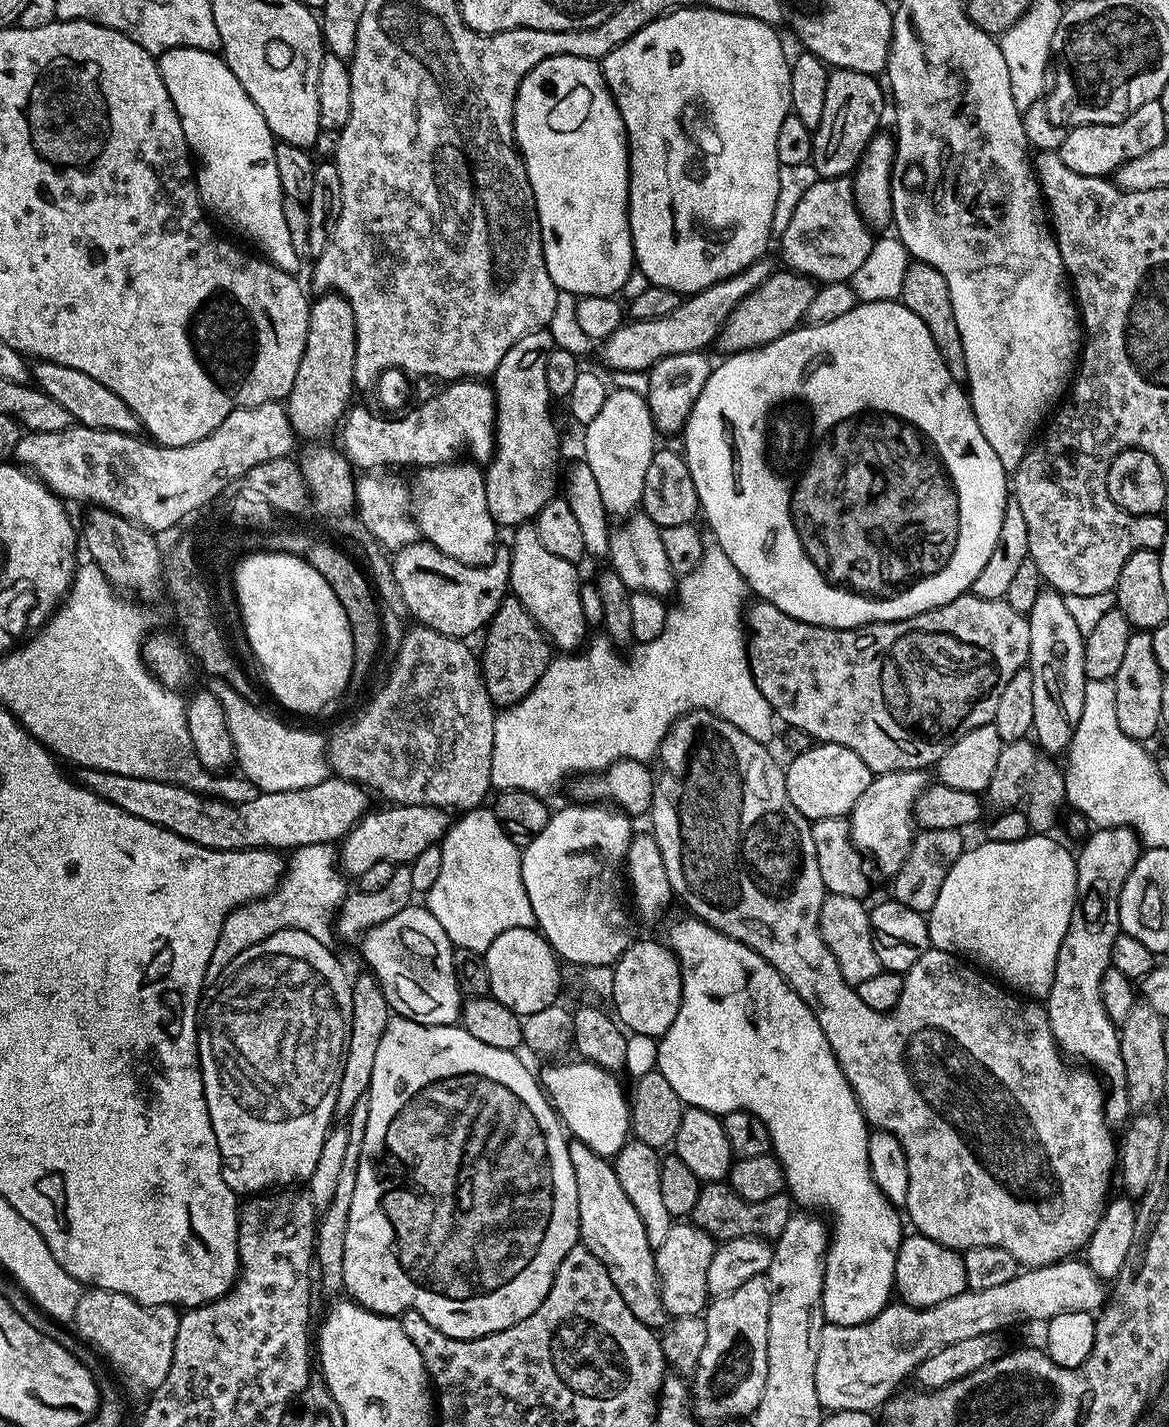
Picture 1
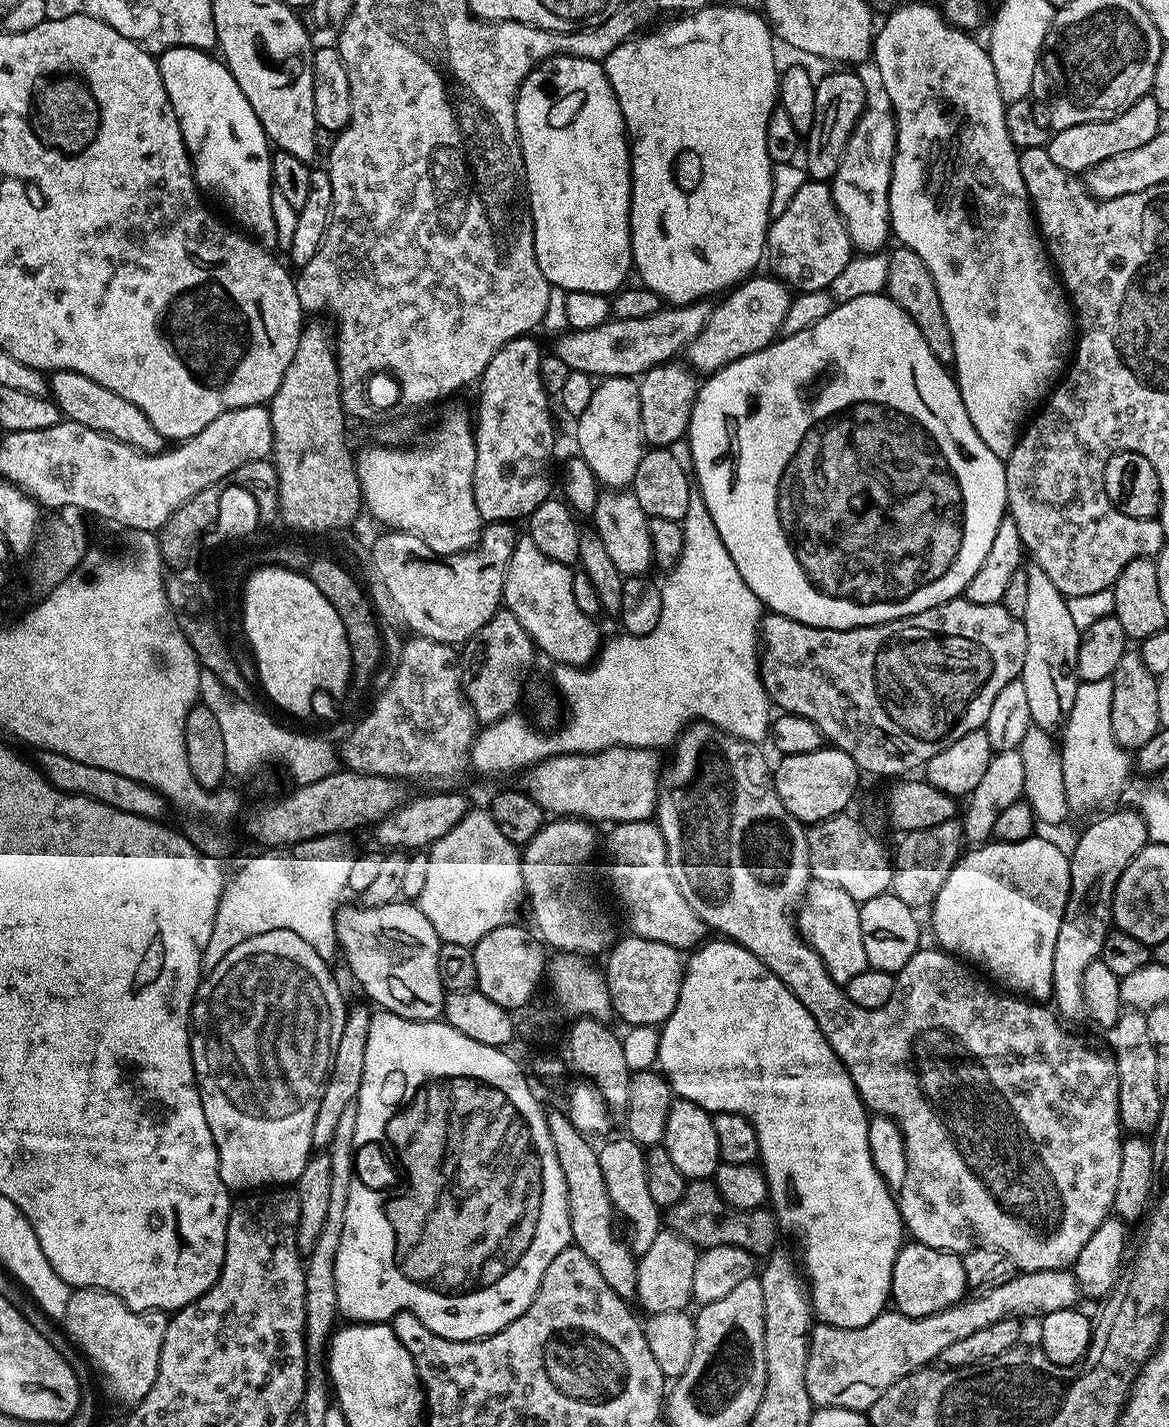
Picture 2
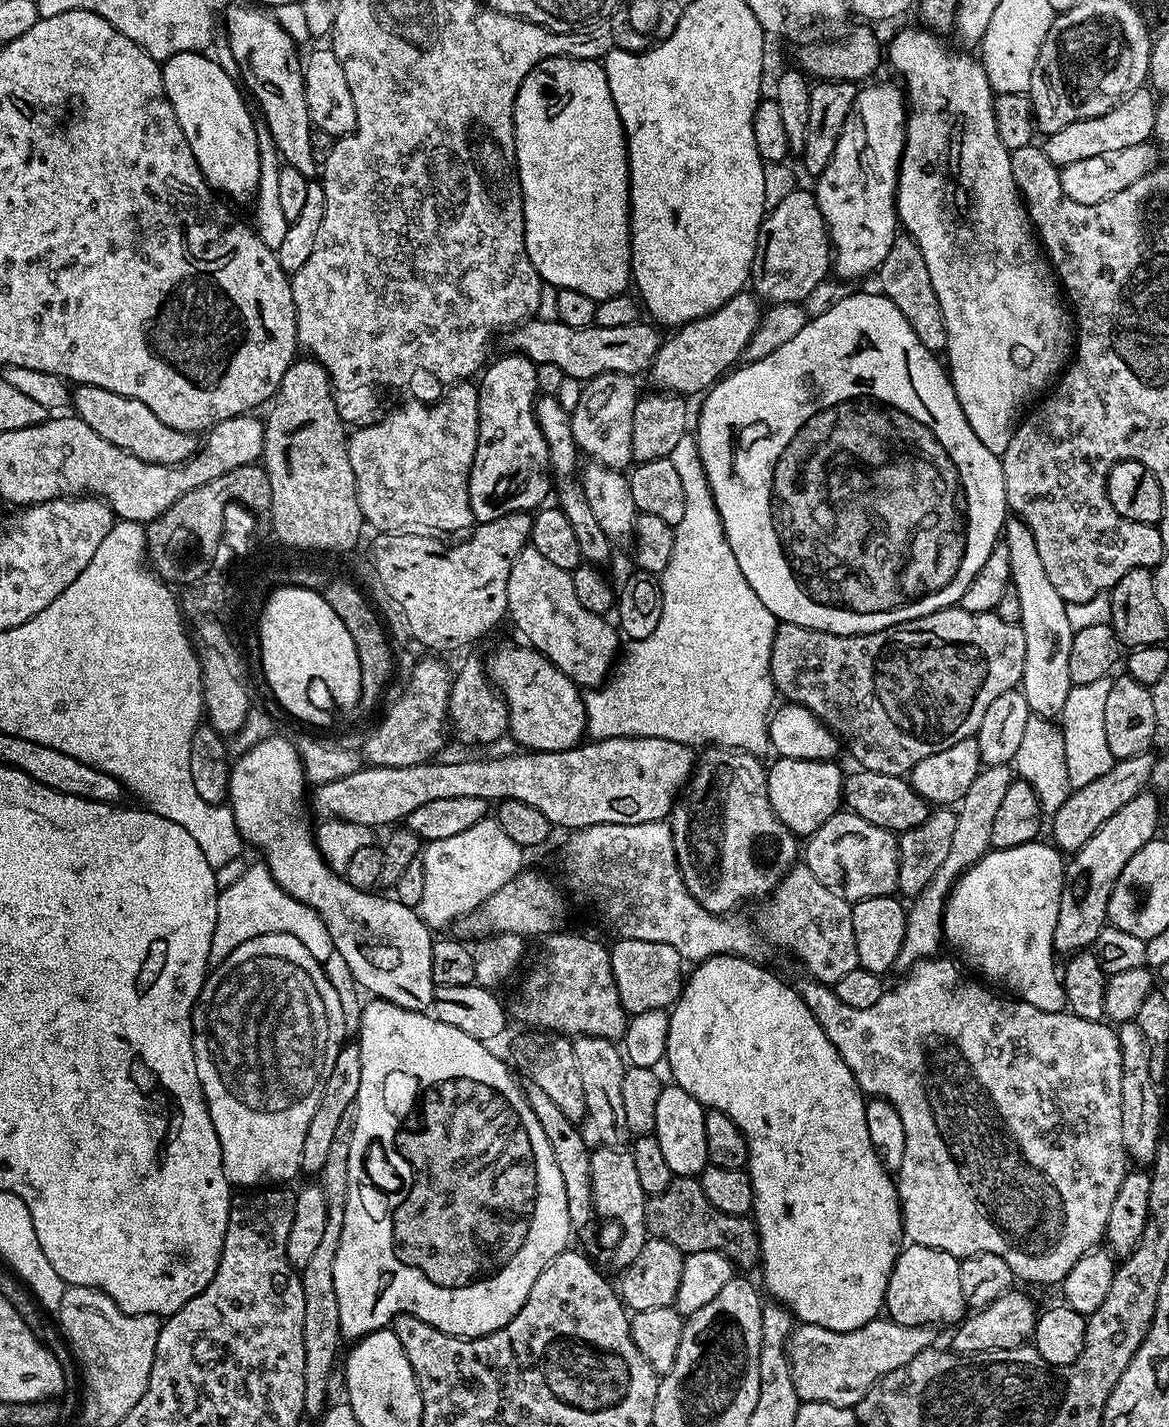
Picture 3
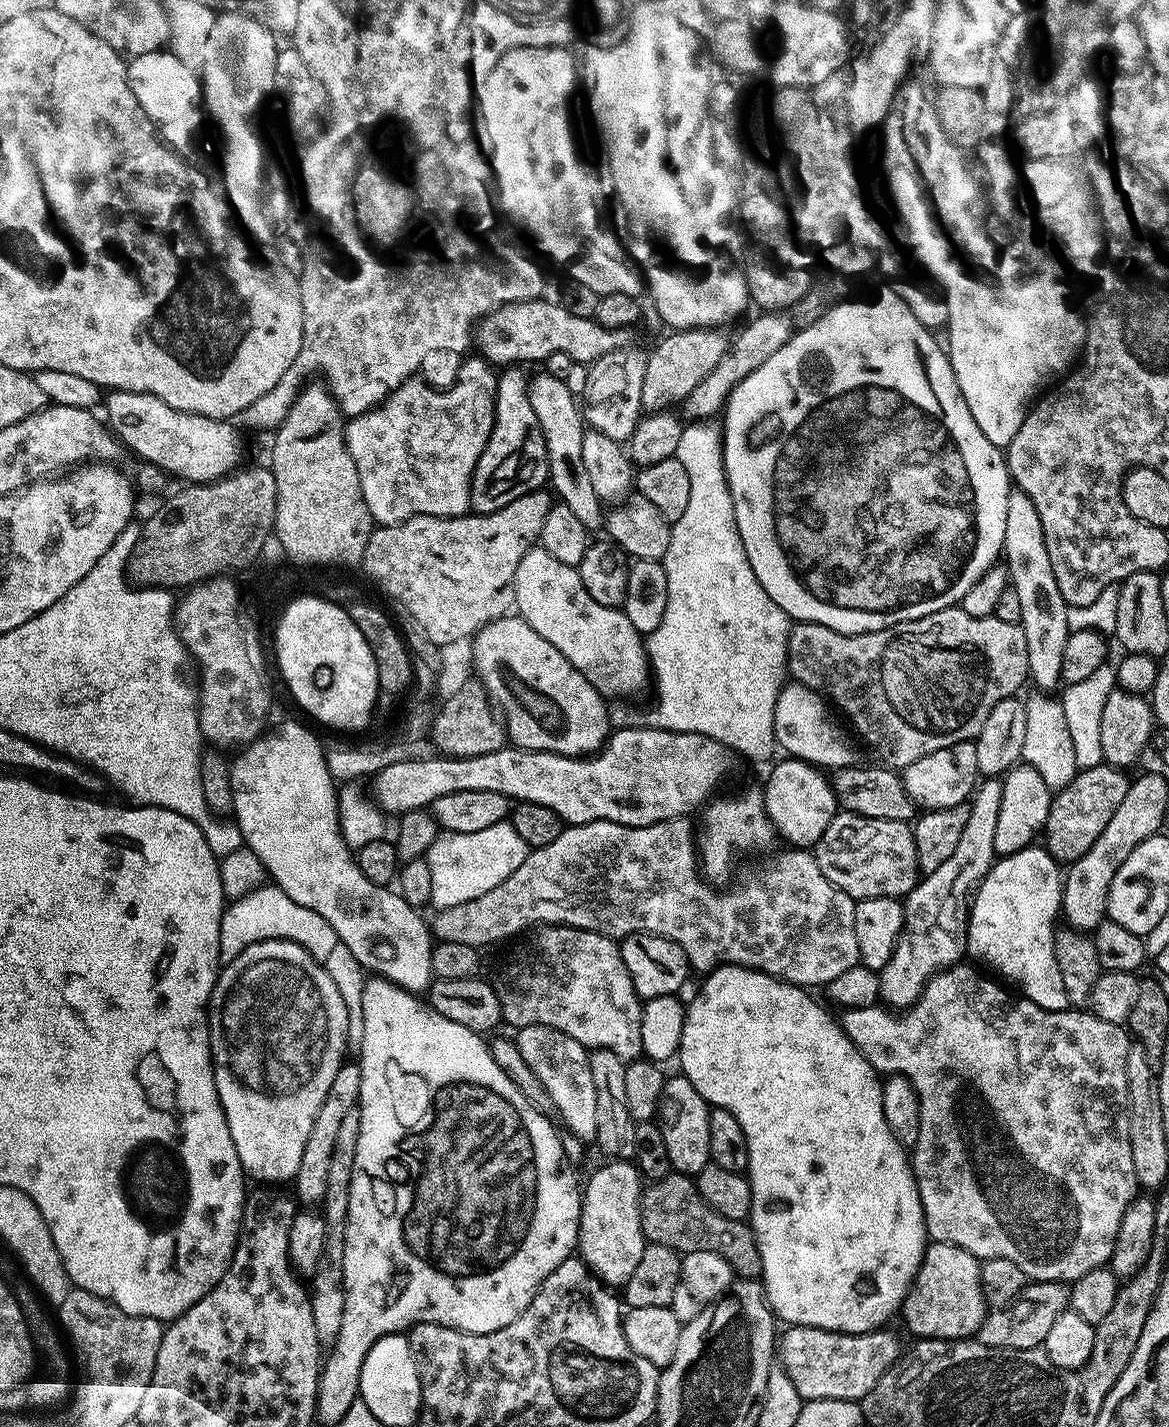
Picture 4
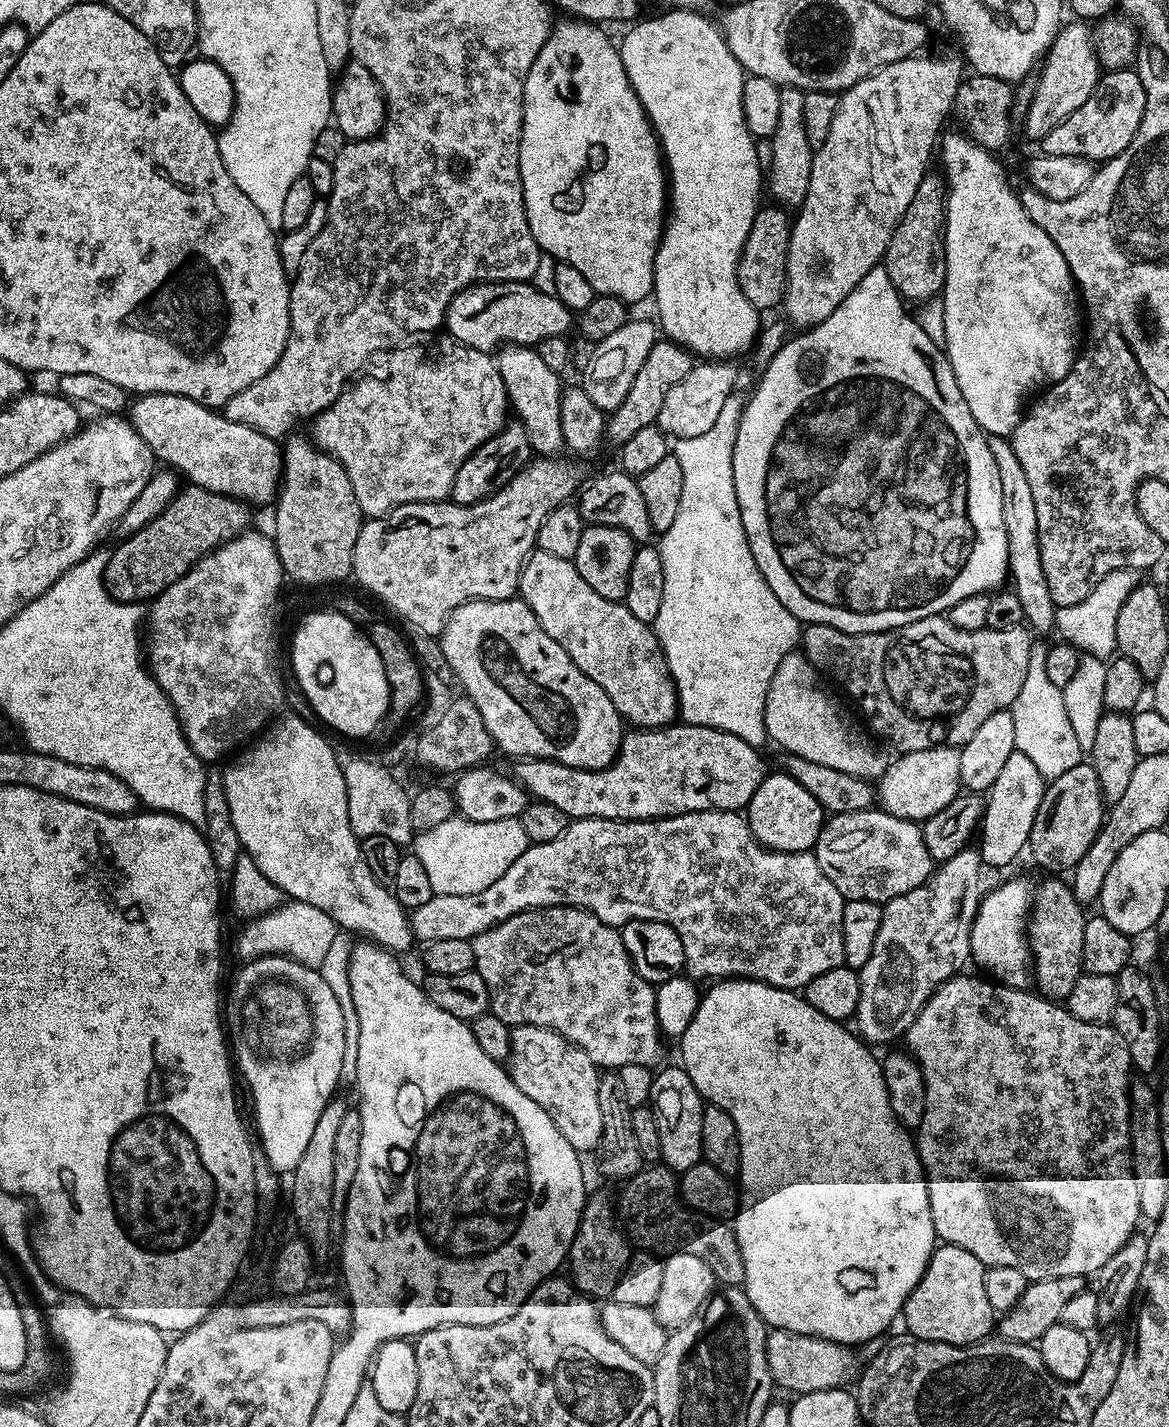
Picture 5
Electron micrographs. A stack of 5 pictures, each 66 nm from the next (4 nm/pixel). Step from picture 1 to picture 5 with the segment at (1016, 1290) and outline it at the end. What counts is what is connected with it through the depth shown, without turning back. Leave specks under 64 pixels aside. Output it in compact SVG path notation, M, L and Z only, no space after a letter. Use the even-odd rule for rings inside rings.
M781 1328L771 1329L766 1338L766 1362L770 1366L775 1387L785 1388L791 1394L803 1394L805 1392L817 1392L818 1390L830 1390L831 1388L844 1388L847 1380L857 1373L856 1356L847 1344L836 1344L833 1340L823 1340L817 1336L806 1334L794 1334L790 1330Z

